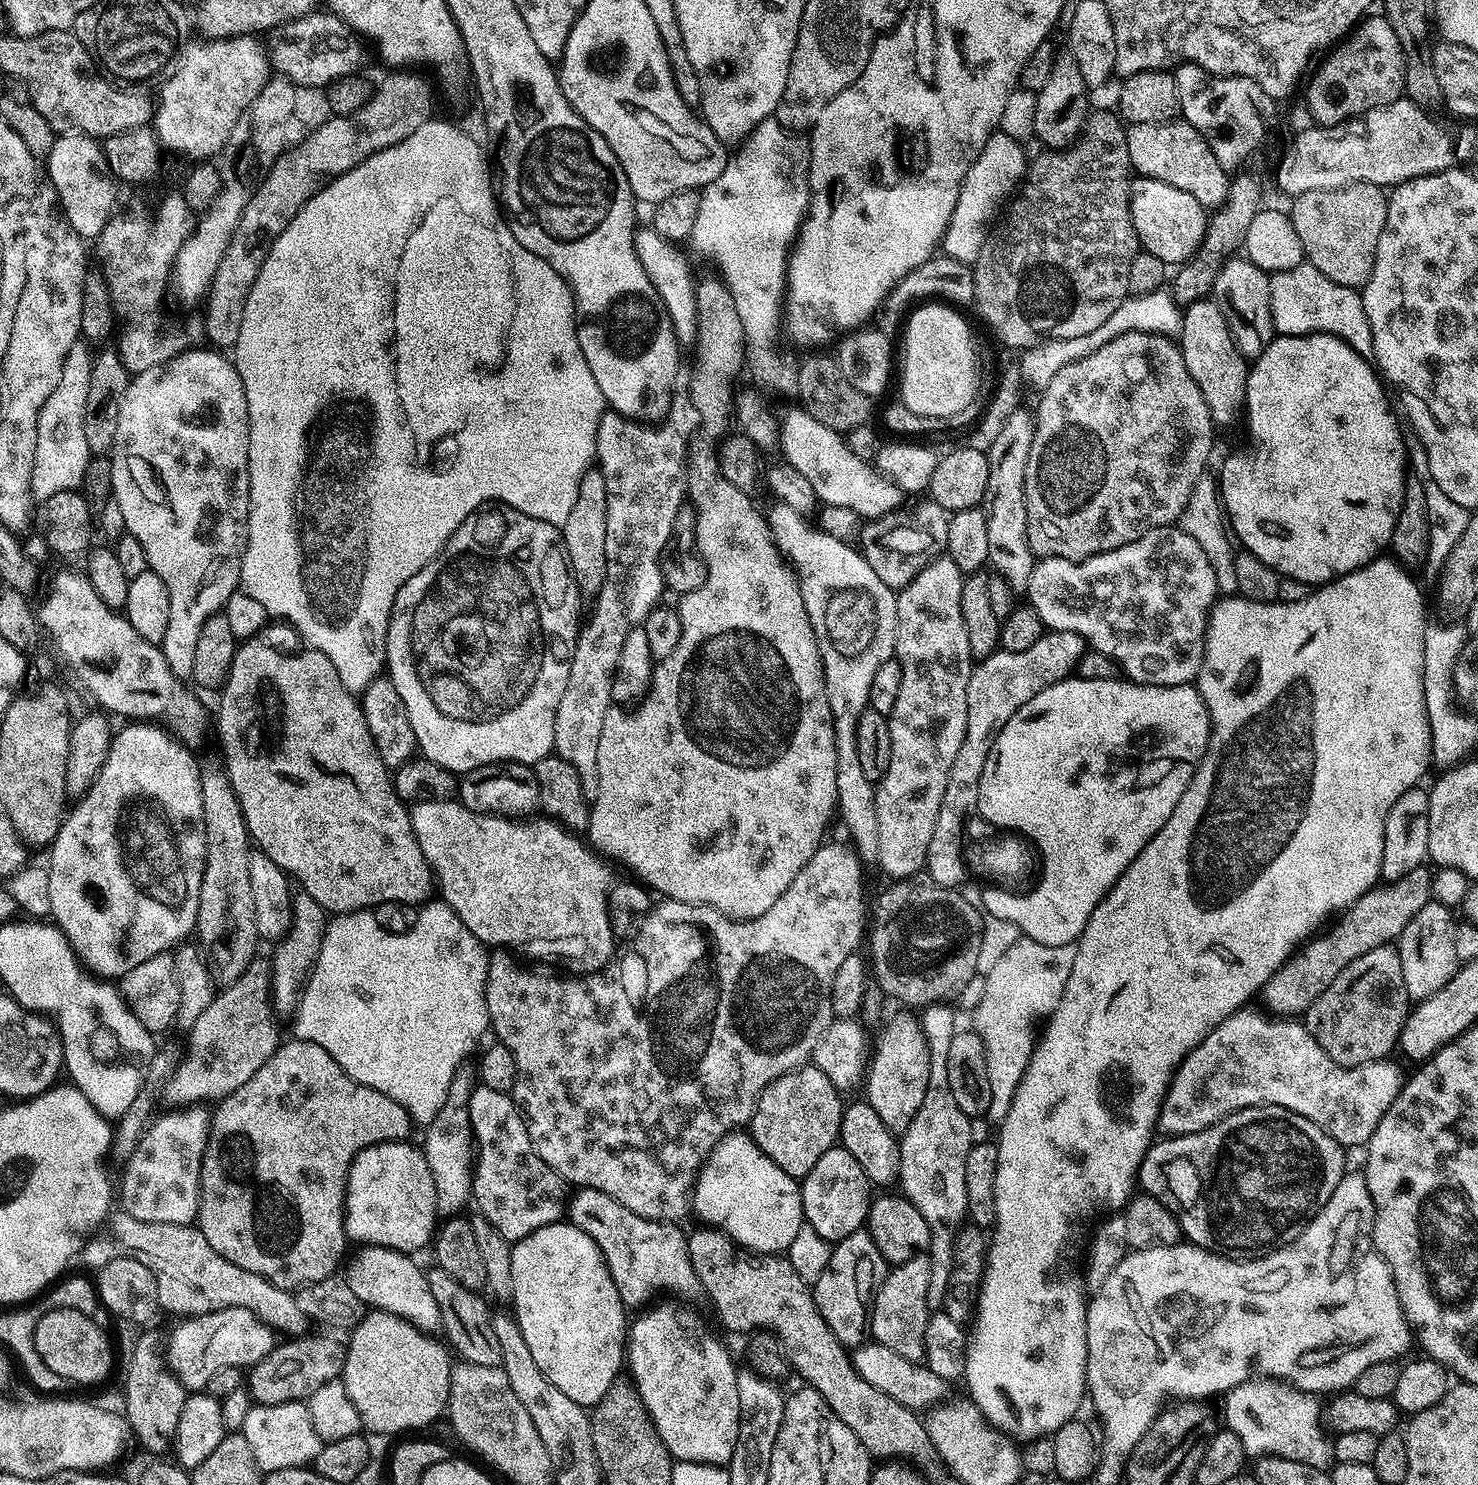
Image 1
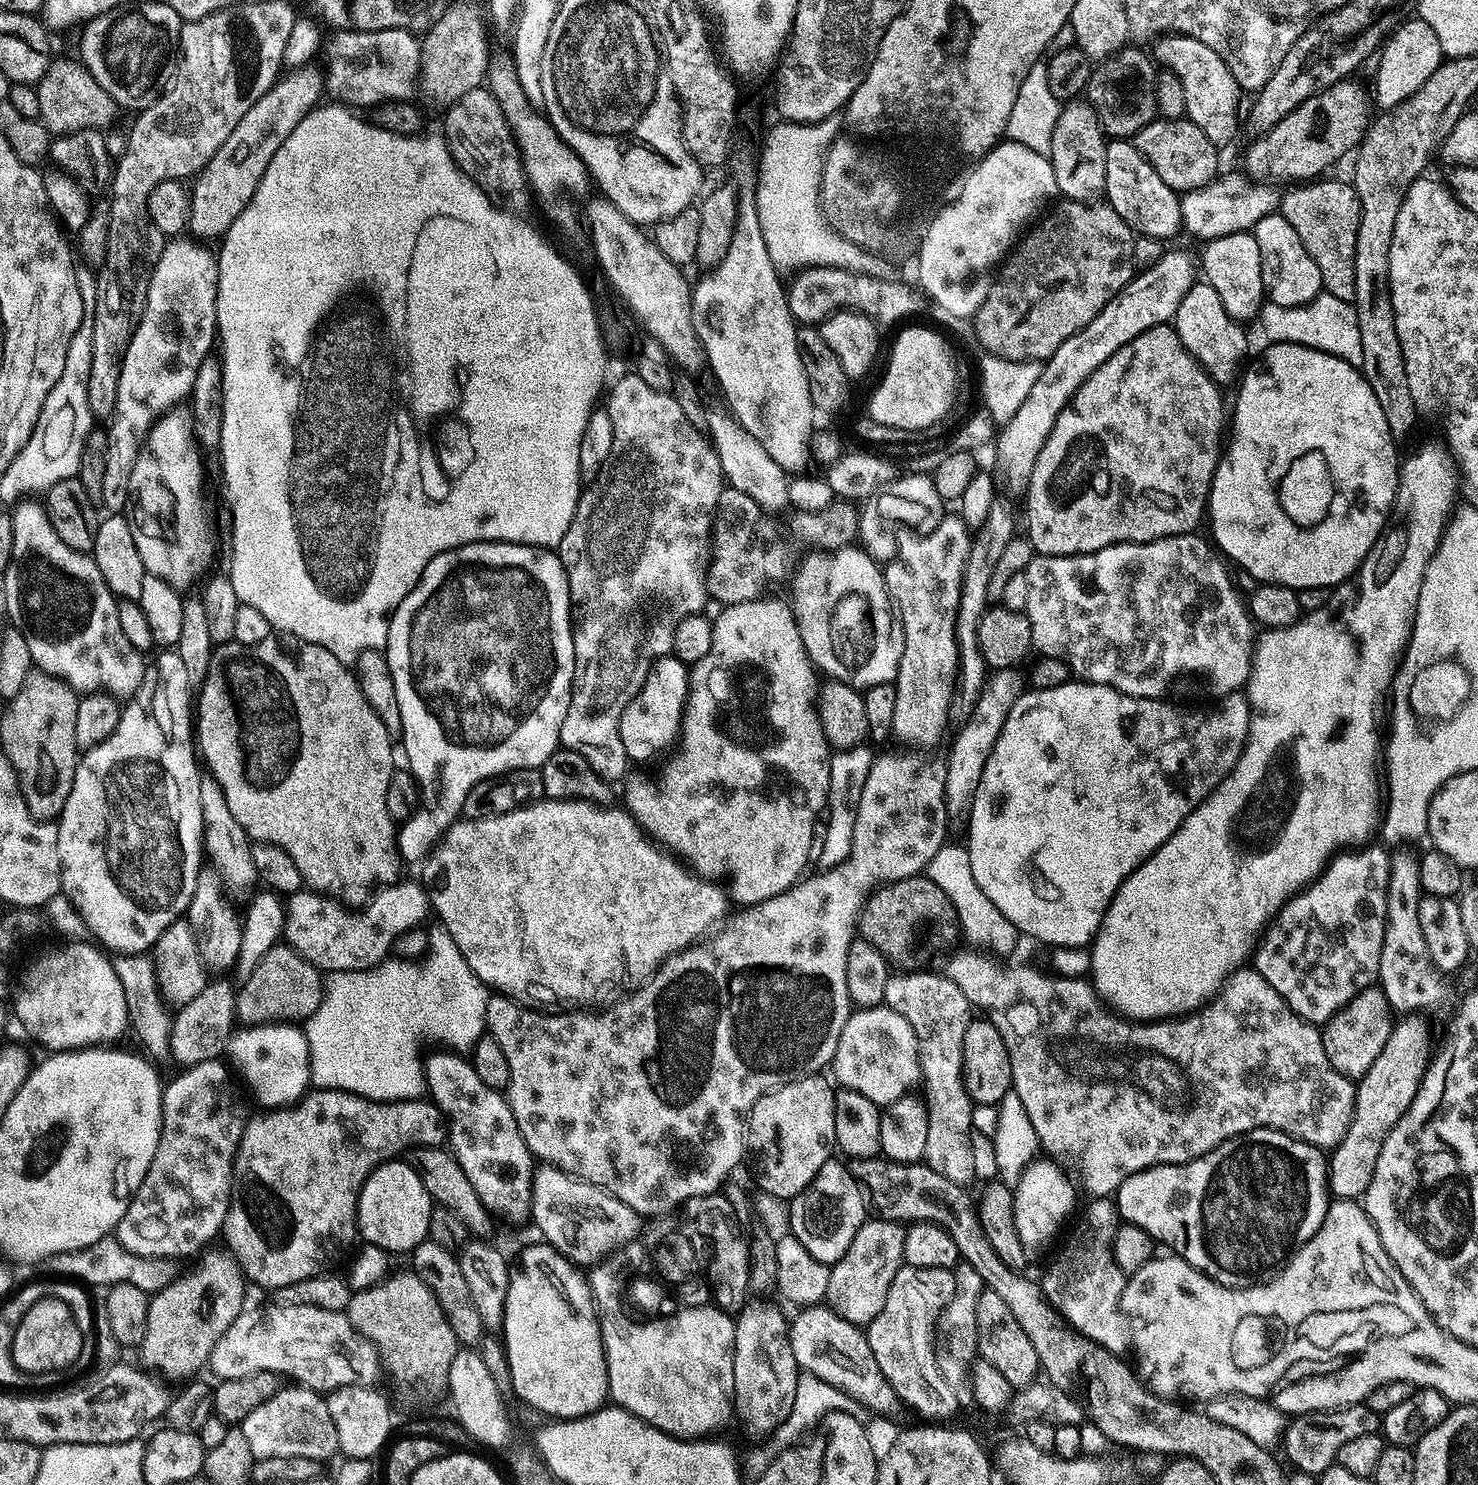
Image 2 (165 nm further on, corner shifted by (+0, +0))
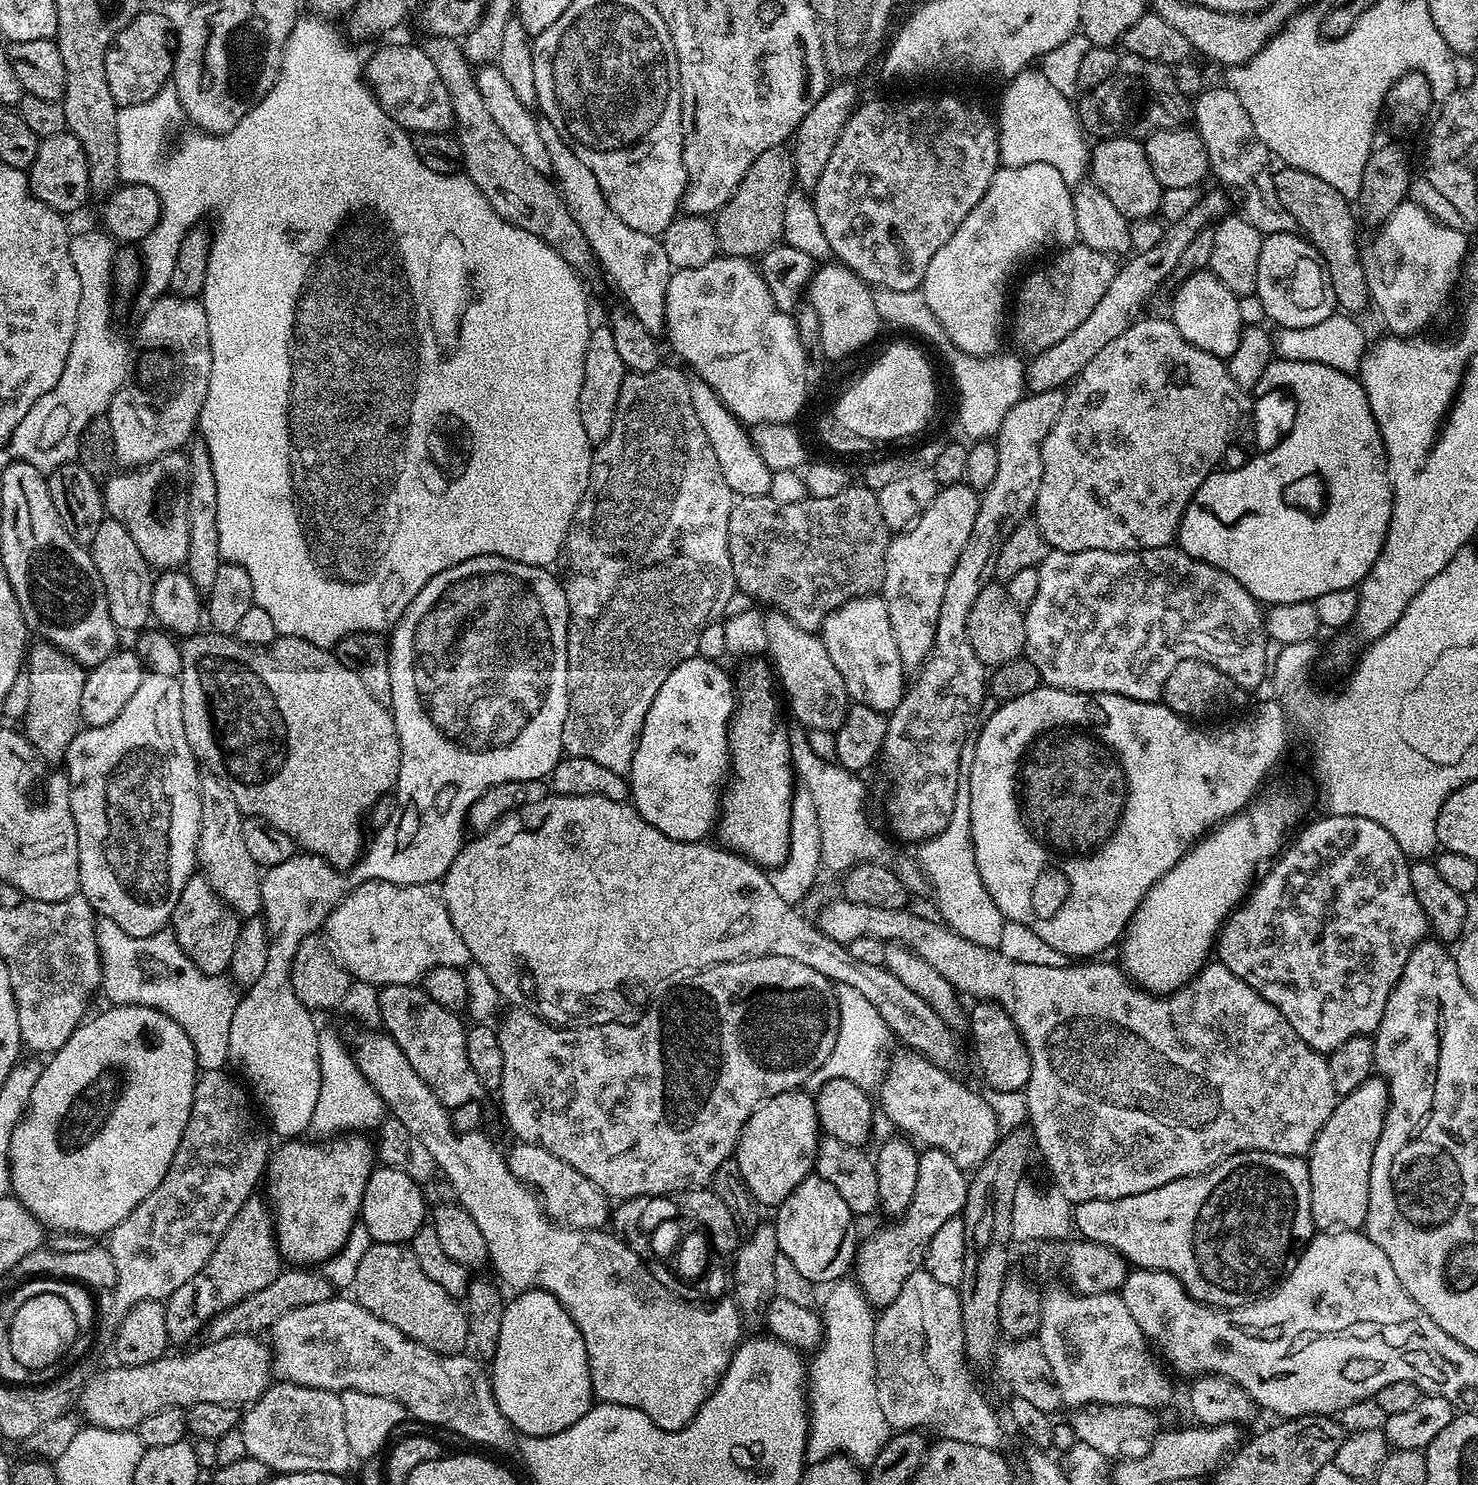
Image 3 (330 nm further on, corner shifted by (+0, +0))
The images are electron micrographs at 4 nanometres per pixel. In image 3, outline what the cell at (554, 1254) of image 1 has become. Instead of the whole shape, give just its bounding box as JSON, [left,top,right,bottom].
[490,1288,594,1437]

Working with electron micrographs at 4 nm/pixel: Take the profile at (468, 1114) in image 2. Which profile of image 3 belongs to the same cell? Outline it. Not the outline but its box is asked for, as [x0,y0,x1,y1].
[376,984,485,1110]

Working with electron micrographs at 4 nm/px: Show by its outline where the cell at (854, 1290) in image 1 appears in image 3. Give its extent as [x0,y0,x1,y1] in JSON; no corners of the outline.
[854,1147,968,1309]

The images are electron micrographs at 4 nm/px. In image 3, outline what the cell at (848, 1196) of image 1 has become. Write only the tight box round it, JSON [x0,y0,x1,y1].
[774,1174,857,1285]

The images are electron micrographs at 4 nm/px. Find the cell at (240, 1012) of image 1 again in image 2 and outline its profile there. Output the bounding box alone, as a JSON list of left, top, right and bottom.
[236,942,325,1026]

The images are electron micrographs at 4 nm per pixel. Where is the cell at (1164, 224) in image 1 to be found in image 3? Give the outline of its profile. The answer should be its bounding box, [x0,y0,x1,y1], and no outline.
[1090,136,1161,222]

